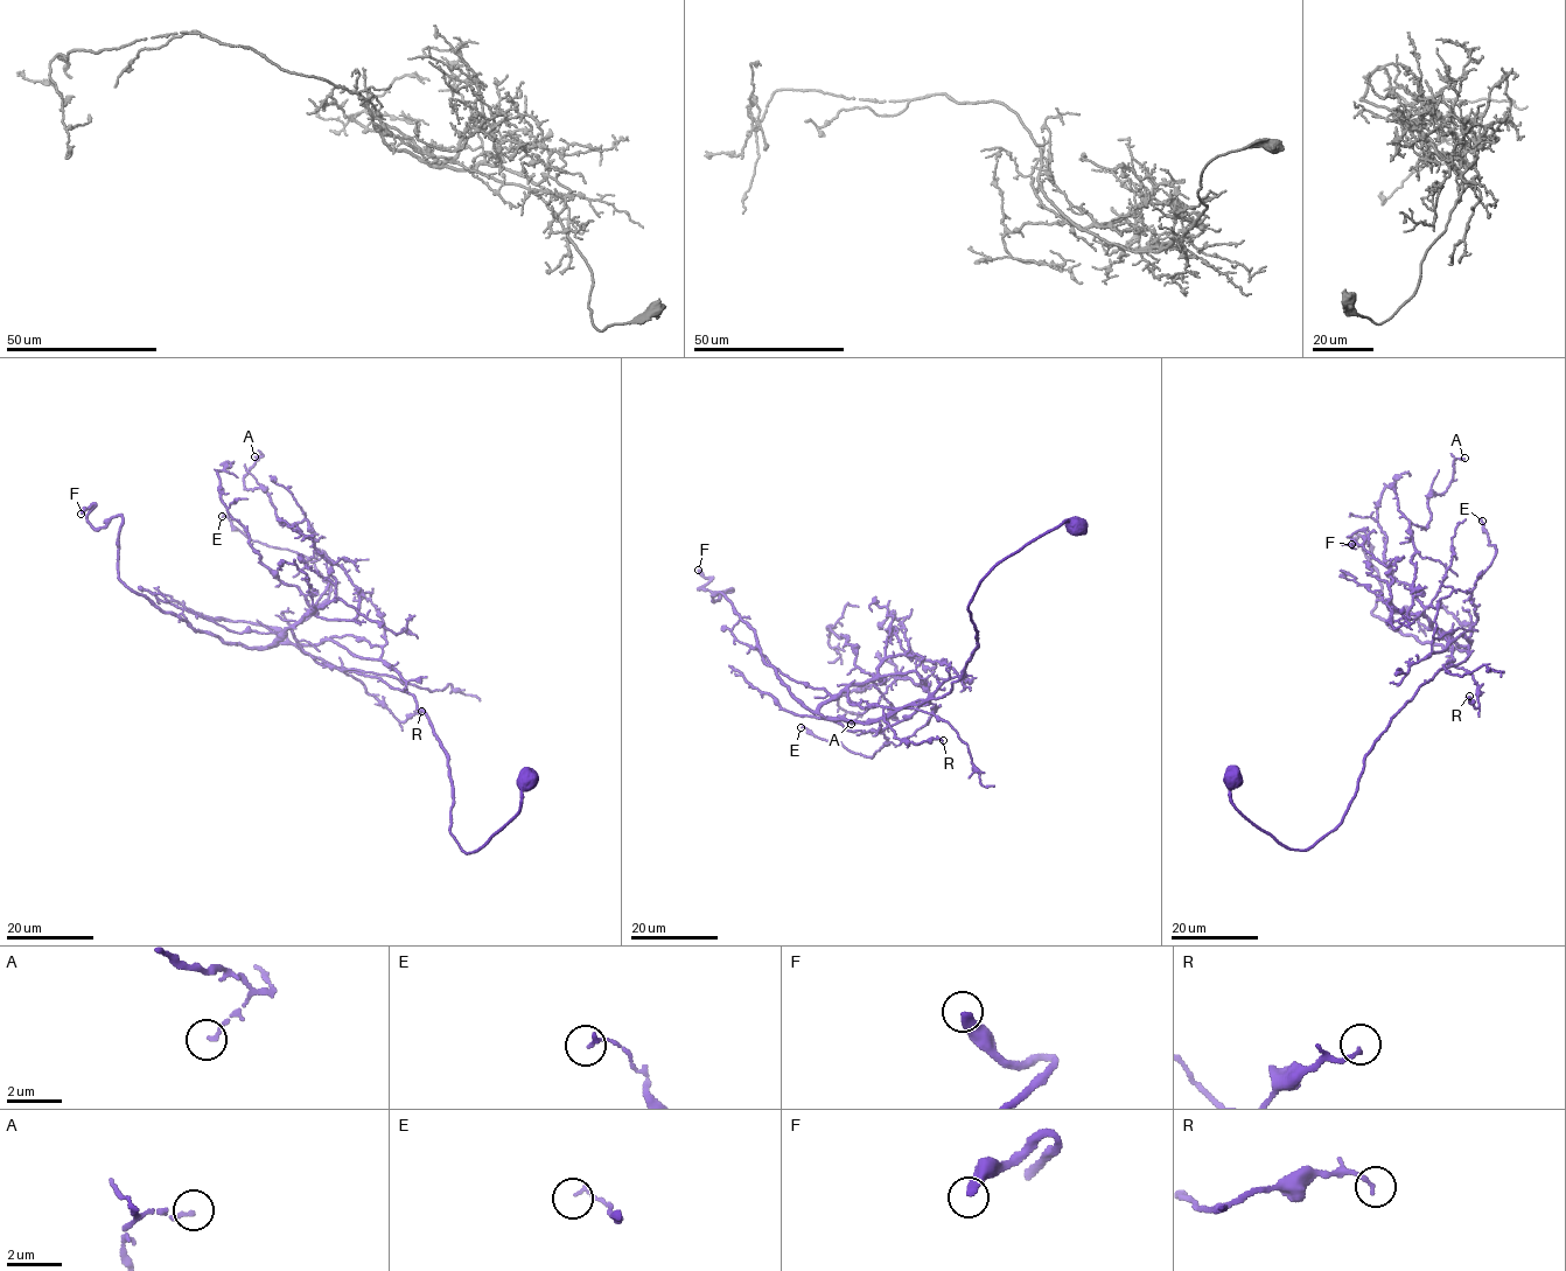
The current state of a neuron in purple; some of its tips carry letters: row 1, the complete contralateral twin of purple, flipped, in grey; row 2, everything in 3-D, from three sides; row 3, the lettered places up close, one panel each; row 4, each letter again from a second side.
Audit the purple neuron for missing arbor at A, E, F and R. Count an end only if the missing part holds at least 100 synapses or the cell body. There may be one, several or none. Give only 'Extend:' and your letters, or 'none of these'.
Extend: F

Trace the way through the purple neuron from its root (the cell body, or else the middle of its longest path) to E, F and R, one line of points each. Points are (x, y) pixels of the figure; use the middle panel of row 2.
E: (1075, 528), (984, 578), (978, 643), (948, 693), (834, 718), (883, 734), (872, 756), (801, 727)
F: (1075, 528), (984, 578), (948, 693), (874, 721), (808, 710), (698, 570)
R: (1075, 528), (1065, 519), (984, 578), (967, 607), (978, 643), (948, 693), (883, 709), (896, 738), (943, 740)

